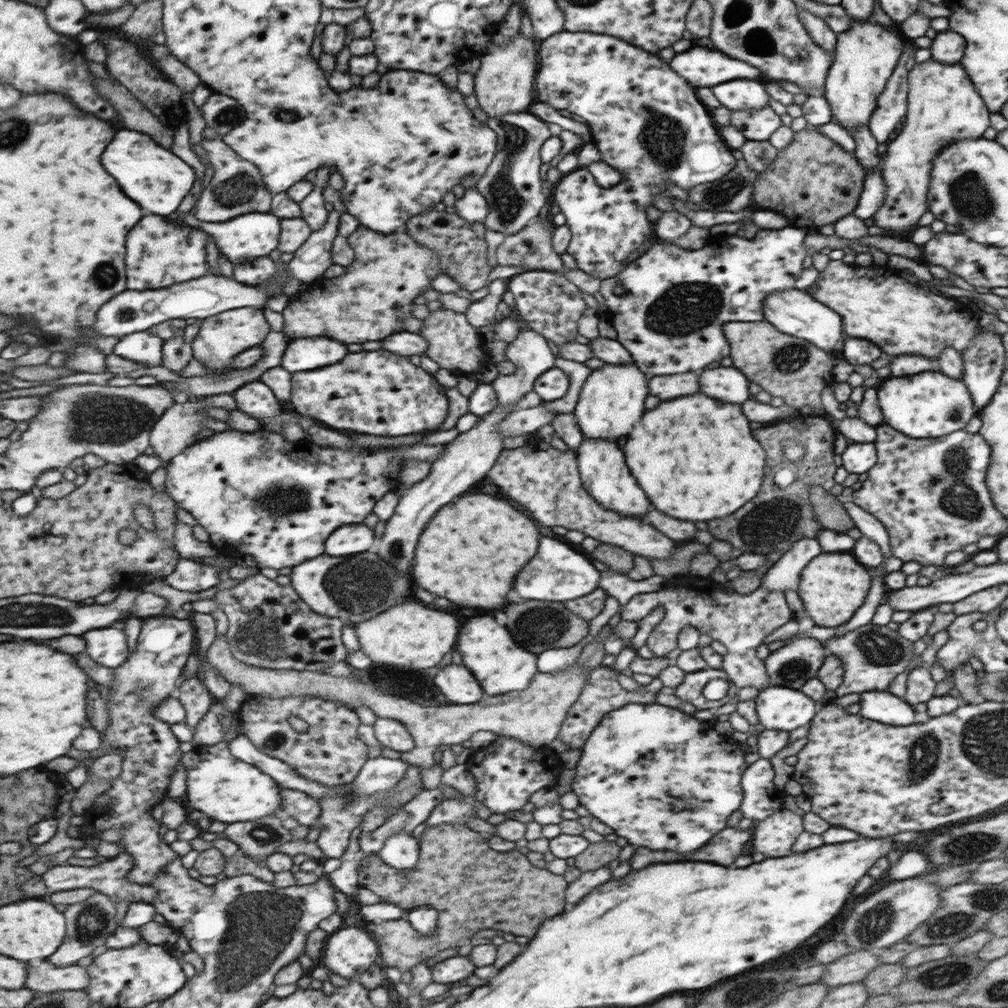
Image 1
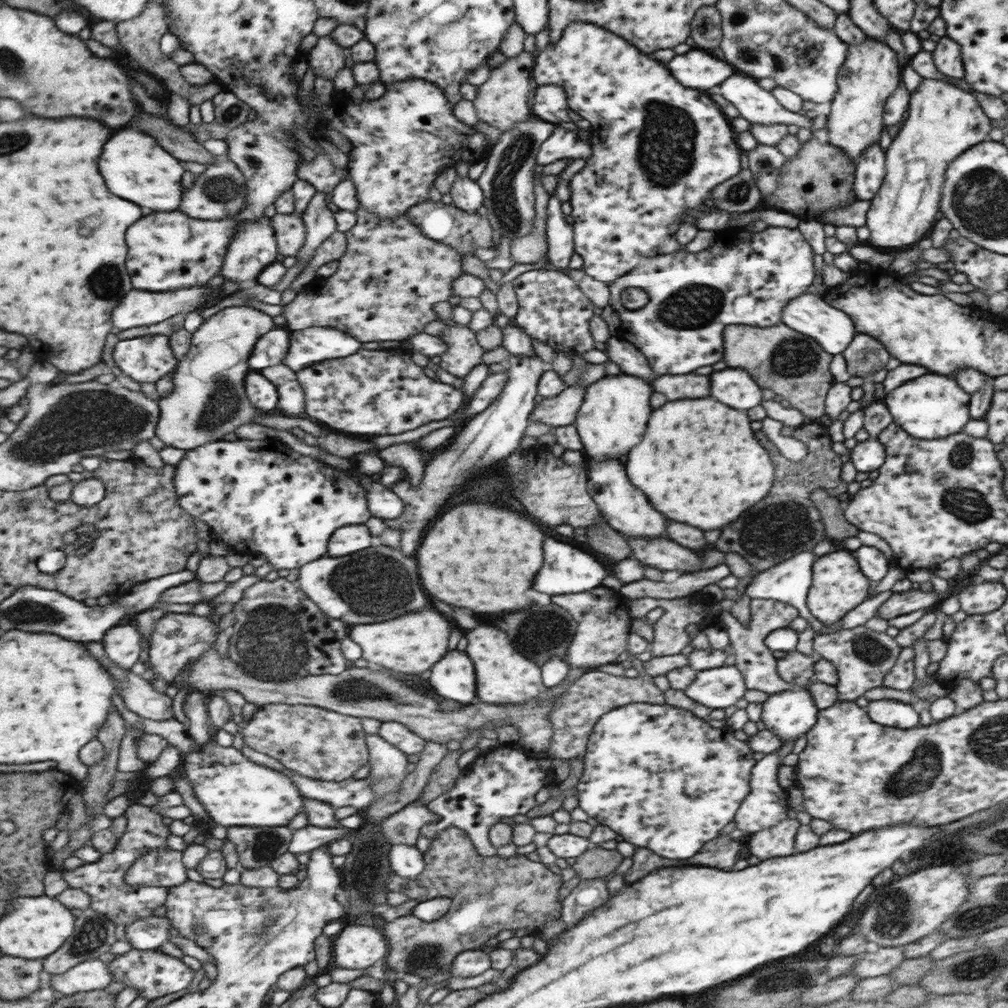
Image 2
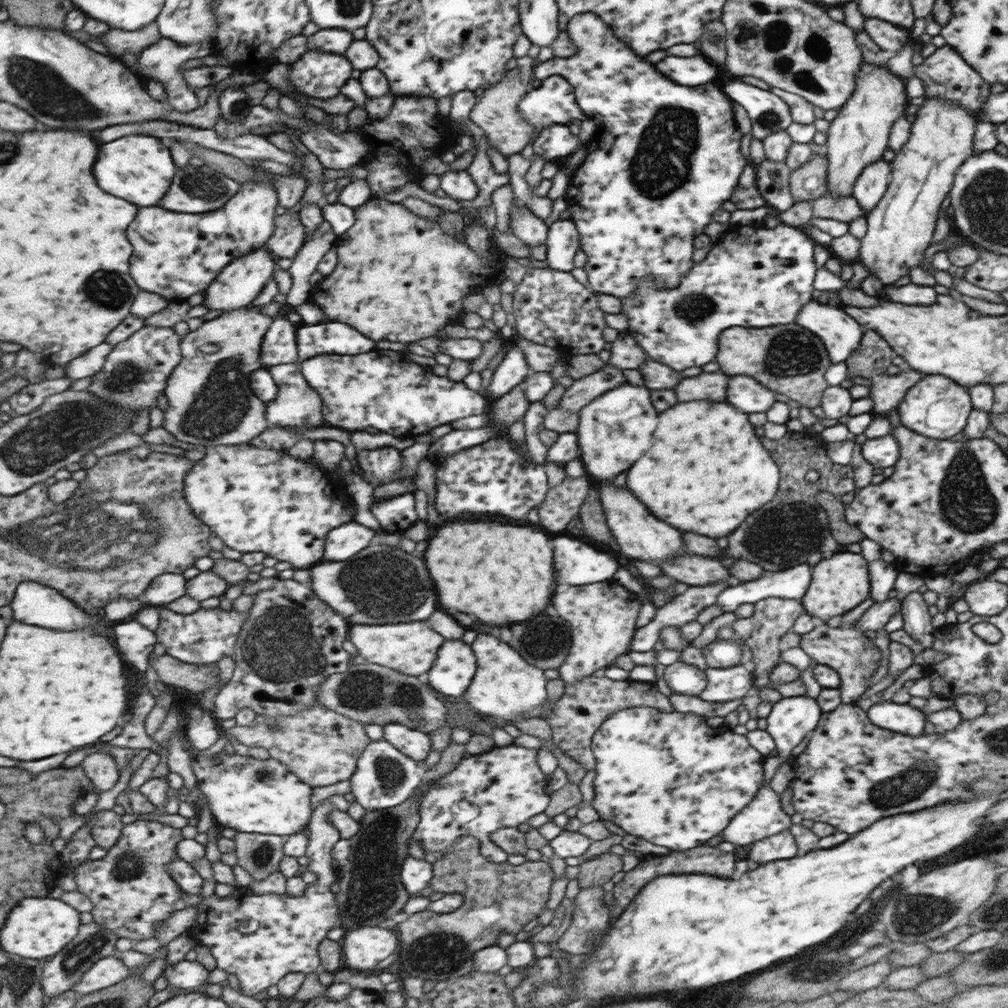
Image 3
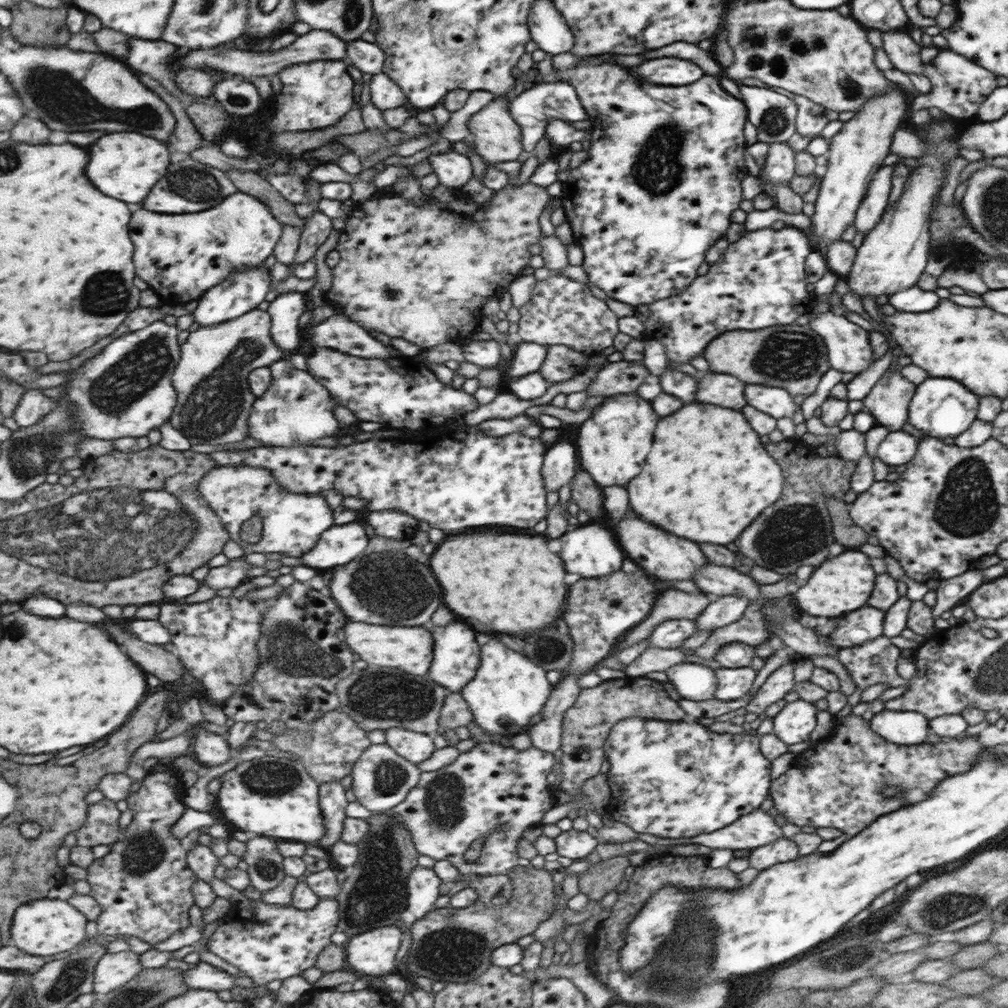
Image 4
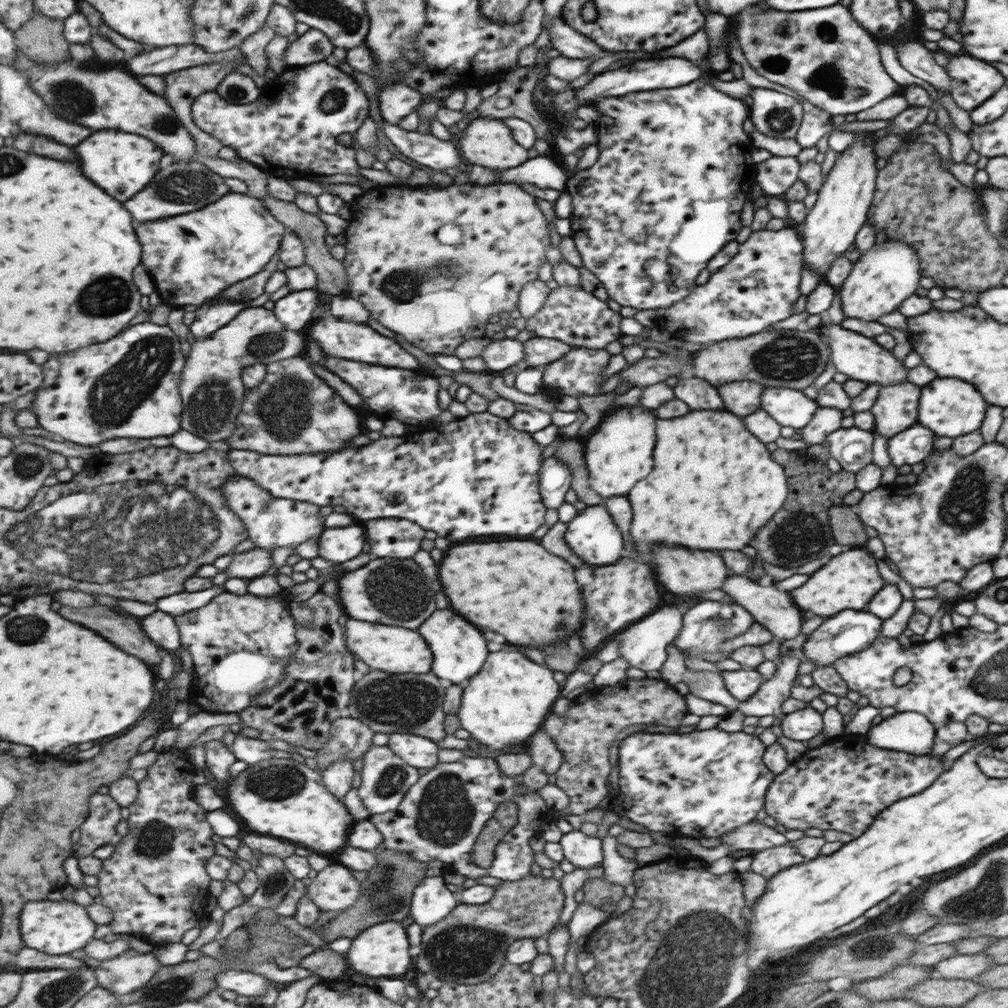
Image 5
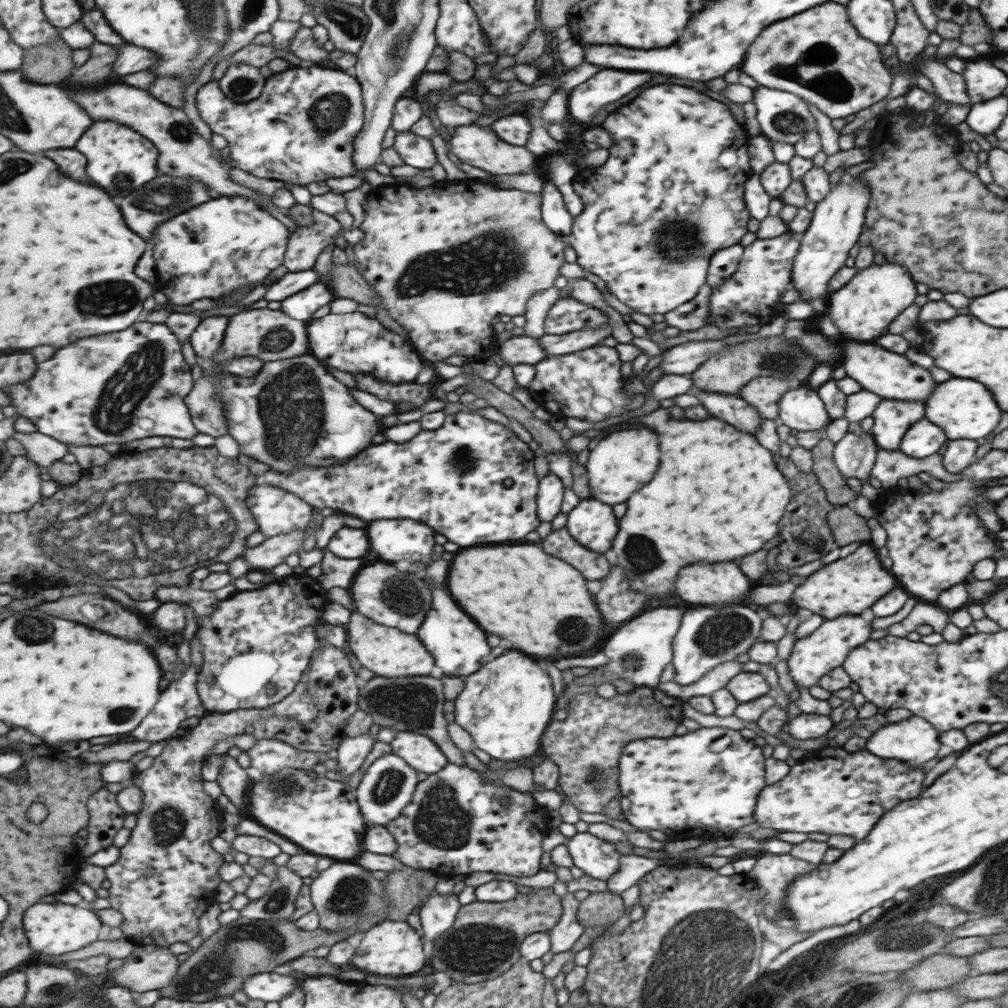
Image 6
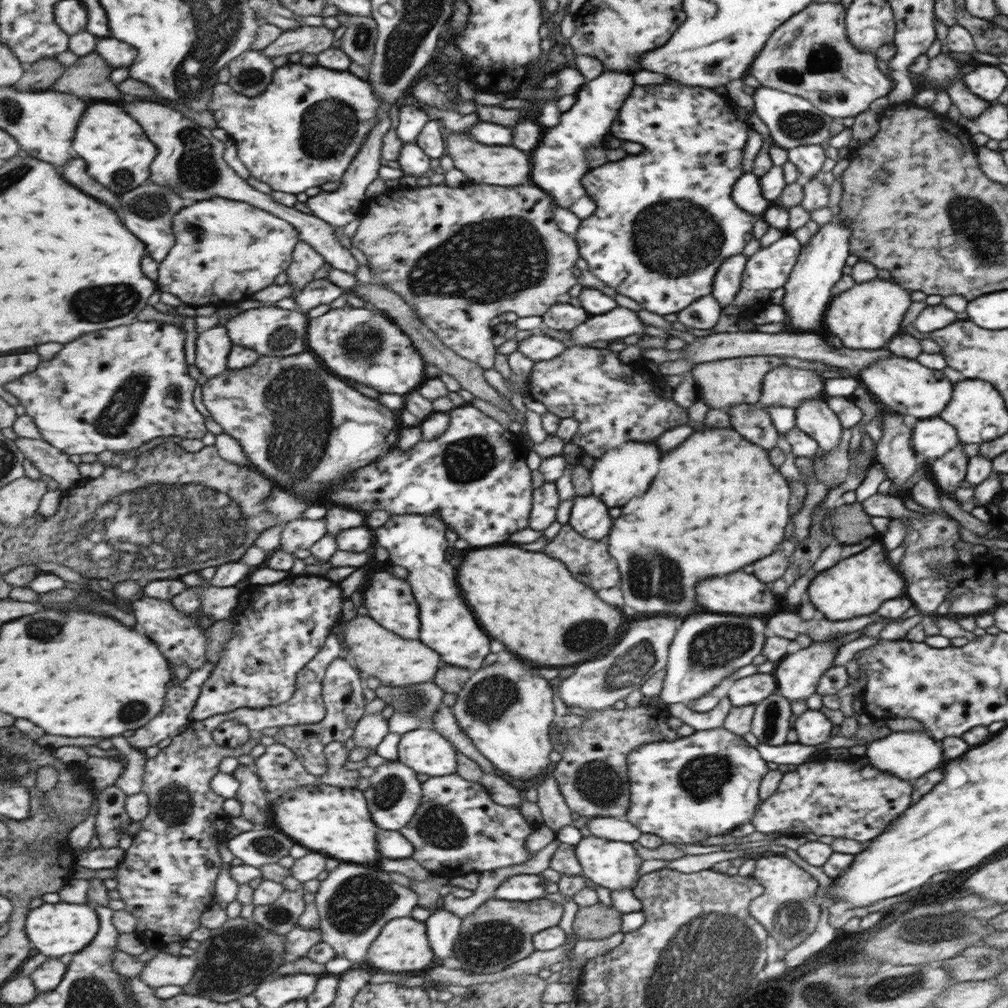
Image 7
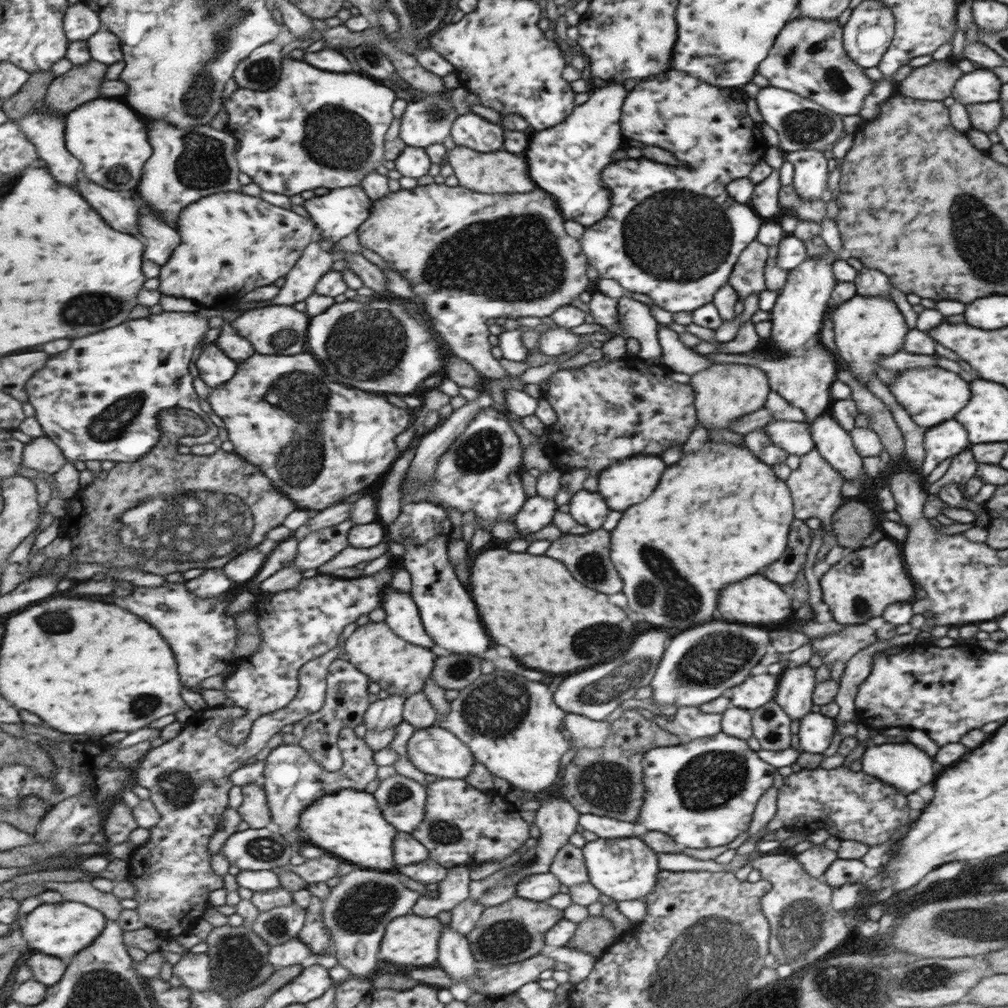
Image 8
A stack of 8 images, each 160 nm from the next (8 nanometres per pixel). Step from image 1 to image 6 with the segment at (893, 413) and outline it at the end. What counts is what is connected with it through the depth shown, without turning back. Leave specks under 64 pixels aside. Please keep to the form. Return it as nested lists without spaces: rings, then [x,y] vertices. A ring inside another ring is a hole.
[[[949,377],[949,380],[936,383],[933,392],[923,404],[924,418],[942,428],[947,440],[983,438],[997,426],[1001,409],[983,384],[967,378]]]

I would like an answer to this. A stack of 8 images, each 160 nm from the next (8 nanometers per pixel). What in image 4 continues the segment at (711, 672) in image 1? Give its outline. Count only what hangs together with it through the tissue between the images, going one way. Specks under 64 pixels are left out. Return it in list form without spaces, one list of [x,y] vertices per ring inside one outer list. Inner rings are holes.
[[[717,668],[714,698],[730,701],[741,698],[751,688],[755,672],[751,668]]]

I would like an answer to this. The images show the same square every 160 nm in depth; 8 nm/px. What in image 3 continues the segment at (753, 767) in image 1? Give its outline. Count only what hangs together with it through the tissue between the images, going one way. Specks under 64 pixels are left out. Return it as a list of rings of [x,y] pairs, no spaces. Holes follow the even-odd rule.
[[[801,696],[782,697],[772,704],[765,717],[766,731],[771,735],[775,757],[788,758],[807,732],[813,732],[822,716],[814,698]],[[763,783],[720,834],[727,842],[745,846],[787,829],[789,817],[781,810],[779,795]]]

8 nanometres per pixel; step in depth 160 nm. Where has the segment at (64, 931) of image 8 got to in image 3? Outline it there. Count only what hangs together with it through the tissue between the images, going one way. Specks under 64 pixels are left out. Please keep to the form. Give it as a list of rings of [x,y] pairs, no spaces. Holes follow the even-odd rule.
[[[50,897],[23,899],[7,918],[7,926],[1,930],[1,946],[7,953],[22,959],[45,959],[55,957],[71,940],[77,938],[81,928],[81,914],[63,899]]]

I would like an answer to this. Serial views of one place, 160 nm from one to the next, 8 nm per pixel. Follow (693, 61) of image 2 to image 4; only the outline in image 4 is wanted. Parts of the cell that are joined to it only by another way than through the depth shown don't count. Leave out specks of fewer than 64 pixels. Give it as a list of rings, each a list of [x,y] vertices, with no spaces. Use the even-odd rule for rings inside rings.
[[[655,58],[647,60],[635,68],[635,74],[647,82],[655,82],[661,86],[685,86],[703,76],[703,72],[681,58]]]

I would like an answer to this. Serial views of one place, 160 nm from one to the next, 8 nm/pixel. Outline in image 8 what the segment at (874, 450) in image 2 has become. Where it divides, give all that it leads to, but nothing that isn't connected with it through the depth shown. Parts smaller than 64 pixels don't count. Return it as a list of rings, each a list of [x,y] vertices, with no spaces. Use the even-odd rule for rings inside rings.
[[[954,418],[925,429],[922,441],[925,458],[918,475],[923,483],[941,461],[950,460],[969,443],[965,429]]]

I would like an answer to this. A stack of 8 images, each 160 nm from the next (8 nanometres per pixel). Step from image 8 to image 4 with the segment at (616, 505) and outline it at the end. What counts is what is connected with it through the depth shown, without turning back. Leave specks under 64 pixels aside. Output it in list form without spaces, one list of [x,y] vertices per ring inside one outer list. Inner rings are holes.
[[[635,393],[605,397],[577,430],[573,445],[576,447],[578,465],[590,477],[593,485],[601,489],[625,486],[633,476],[637,476],[645,454],[649,452],[655,424],[657,416],[653,414],[649,402],[635,396]]]

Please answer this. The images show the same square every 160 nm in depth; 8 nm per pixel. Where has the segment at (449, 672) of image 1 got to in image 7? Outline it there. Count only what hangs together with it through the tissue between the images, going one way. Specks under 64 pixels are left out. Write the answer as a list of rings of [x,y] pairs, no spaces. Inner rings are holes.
[[[395,514],[375,530],[375,538],[379,544],[389,552],[389,560],[395,565],[403,566],[409,573],[407,576],[412,586],[417,602],[419,602],[421,624],[423,624],[423,638],[439,654],[441,662],[467,668],[475,671],[481,666],[483,658],[489,654],[489,638],[477,626],[473,614],[463,604],[459,590],[455,586],[455,572],[443,560],[443,552],[447,548],[445,542],[445,526],[436,516],[422,514]]]

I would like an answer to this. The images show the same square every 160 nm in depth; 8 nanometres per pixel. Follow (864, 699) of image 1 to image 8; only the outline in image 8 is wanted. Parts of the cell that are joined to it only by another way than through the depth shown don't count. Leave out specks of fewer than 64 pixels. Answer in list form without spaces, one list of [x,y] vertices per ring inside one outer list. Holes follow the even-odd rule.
[[[882,743],[867,747],[860,758],[861,770],[868,775],[881,779],[884,783],[894,786],[900,793],[909,794],[919,786],[931,782],[933,774],[933,760],[912,743]]]

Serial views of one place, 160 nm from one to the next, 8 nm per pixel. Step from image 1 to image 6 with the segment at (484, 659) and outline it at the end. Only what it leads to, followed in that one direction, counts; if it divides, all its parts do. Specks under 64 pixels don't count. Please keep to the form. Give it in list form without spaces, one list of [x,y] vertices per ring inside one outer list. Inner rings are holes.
[[[505,652],[487,662],[479,674],[463,679],[463,688],[453,699],[454,722],[470,734],[474,748],[507,762],[537,754],[555,704],[549,676],[521,652]]]

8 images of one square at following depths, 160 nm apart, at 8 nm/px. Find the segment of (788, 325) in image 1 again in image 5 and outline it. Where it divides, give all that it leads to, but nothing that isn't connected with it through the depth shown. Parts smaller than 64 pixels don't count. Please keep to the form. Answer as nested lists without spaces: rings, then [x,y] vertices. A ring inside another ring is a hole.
[[[827,322],[820,325],[819,333],[830,347],[831,362],[837,372],[845,374],[848,379],[877,383],[880,386],[894,385],[906,381],[906,368],[901,361],[891,355],[891,351],[879,346],[873,338],[867,338],[857,332],[846,330],[838,324]]]

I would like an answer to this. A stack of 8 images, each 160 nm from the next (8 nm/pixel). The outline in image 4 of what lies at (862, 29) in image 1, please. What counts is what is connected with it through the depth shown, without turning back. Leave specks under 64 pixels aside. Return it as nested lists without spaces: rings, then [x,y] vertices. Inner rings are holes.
[[[889,85],[885,92],[867,99],[849,121],[828,140],[827,170],[820,178],[813,215],[810,217],[812,245],[820,258],[826,256],[827,243],[840,239],[840,234],[853,224],[858,206],[866,196],[867,185],[881,168],[883,158],[889,154],[893,133],[907,110],[903,92]]]

